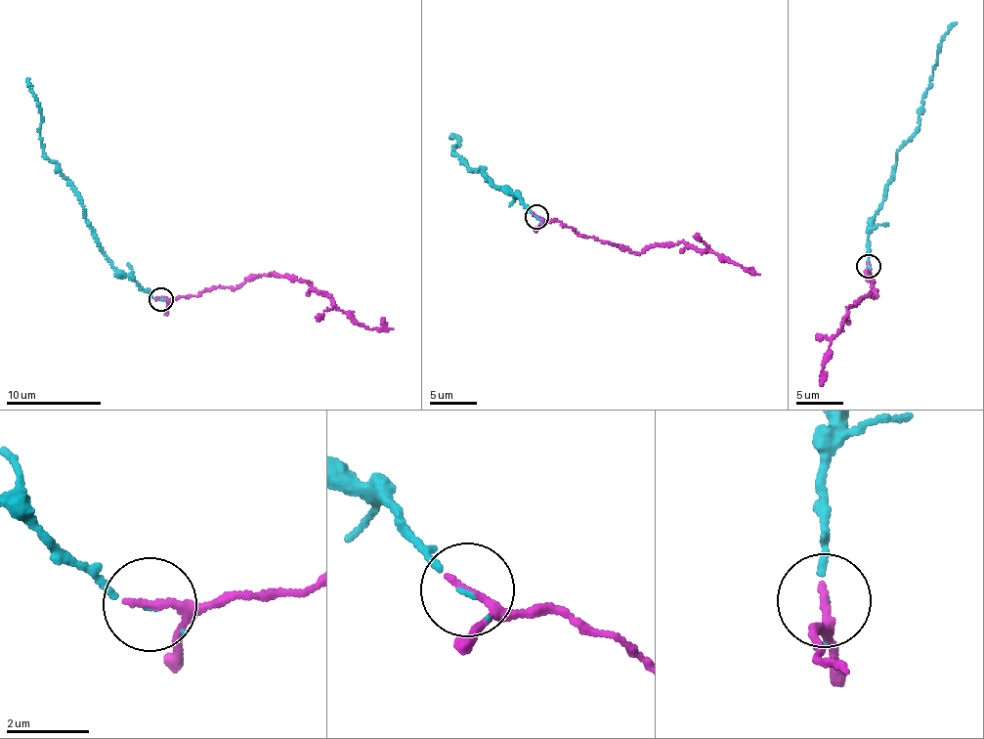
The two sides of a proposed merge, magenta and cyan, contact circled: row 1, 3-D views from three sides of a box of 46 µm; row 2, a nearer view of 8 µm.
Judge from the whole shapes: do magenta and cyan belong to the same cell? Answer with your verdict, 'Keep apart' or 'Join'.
Join

